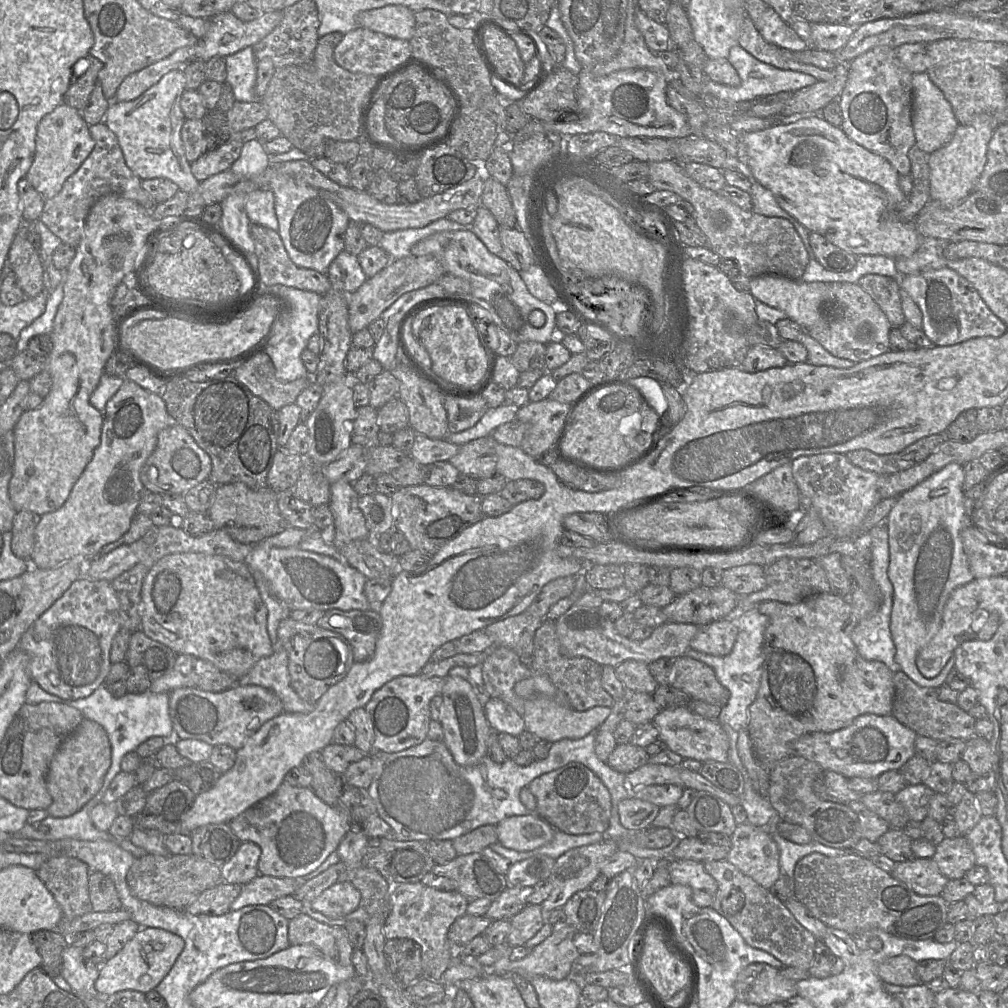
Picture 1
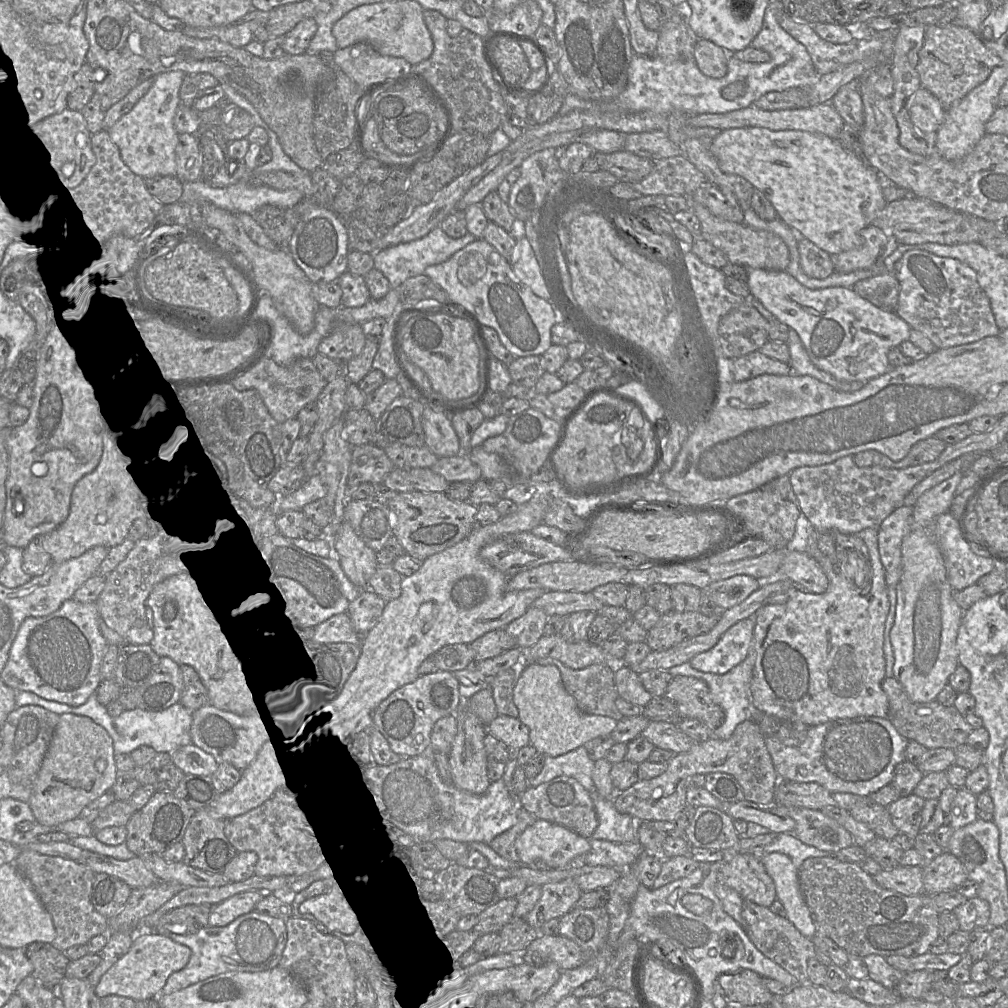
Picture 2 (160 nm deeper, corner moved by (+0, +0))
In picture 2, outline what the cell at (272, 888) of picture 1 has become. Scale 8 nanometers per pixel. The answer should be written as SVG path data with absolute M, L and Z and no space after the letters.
M258 890L246 891L233 895L221 903L212 906L208 926L226 926L239 916L253 911L264 894L265 892Z

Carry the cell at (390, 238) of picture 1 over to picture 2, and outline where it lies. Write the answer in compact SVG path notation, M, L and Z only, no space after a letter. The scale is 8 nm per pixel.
M435 228L418 240L376 251L374 267L388 279L391 288L398 288L408 278L422 275L427 267L447 261L457 251L475 240L477 238L469 232L461 238L451 238L442 229Z

